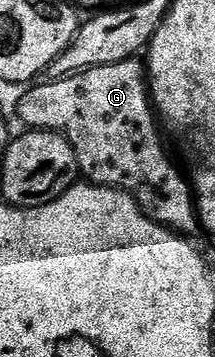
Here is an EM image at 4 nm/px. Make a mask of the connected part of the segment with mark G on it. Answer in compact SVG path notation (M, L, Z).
M139 58L118 61L114 65L91 67L61 79L49 78L47 82L37 82L29 86L25 90L29 91L21 97L20 104L16 107L21 121L25 123L23 125L25 128L55 131L68 146L74 149L79 174L87 182L94 183L97 187L115 187L117 191L131 195L140 210L160 226L176 233L197 230L198 212L194 192L187 178L176 179L176 171L172 168L163 145L160 144L162 131L150 102L146 71Z

